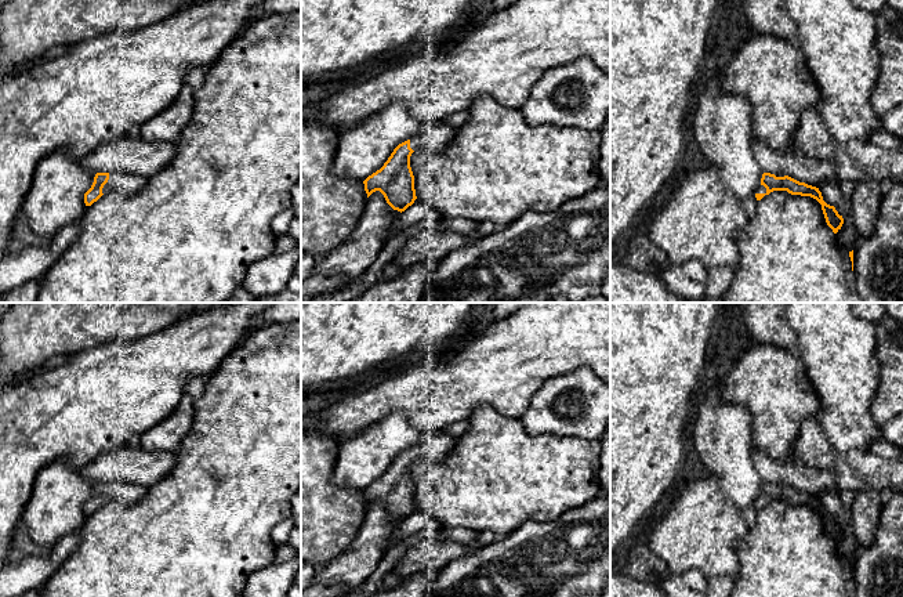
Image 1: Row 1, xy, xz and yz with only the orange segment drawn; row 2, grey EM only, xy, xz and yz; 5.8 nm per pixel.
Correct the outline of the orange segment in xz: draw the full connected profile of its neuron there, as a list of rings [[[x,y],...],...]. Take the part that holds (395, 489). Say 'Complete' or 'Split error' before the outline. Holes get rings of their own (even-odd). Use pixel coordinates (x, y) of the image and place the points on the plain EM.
Split error. [[[439,430],[432,433],[428,441],[399,453],[384,475],[363,491],[367,507],[380,500],[394,520],[405,521],[417,509],[410,477],[411,463],[418,459],[443,460],[454,449],[456,442],[457,438],[447,437]]]

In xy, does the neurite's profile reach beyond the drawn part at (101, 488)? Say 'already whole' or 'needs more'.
needs more

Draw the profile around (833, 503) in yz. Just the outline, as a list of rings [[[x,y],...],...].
[[[824,492],[822,496],[819,496],[819,500],[822,502],[823,510],[830,515],[837,515],[844,509],[844,499],[839,496],[839,492]]]

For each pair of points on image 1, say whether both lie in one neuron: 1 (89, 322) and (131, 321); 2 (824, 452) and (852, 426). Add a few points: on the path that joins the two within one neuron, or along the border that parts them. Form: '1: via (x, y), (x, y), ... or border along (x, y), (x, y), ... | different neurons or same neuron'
1: via (100, 321), (120, 321) | same neuron
2: border along (815, 418), (830, 444), (845, 455) | different neurons

